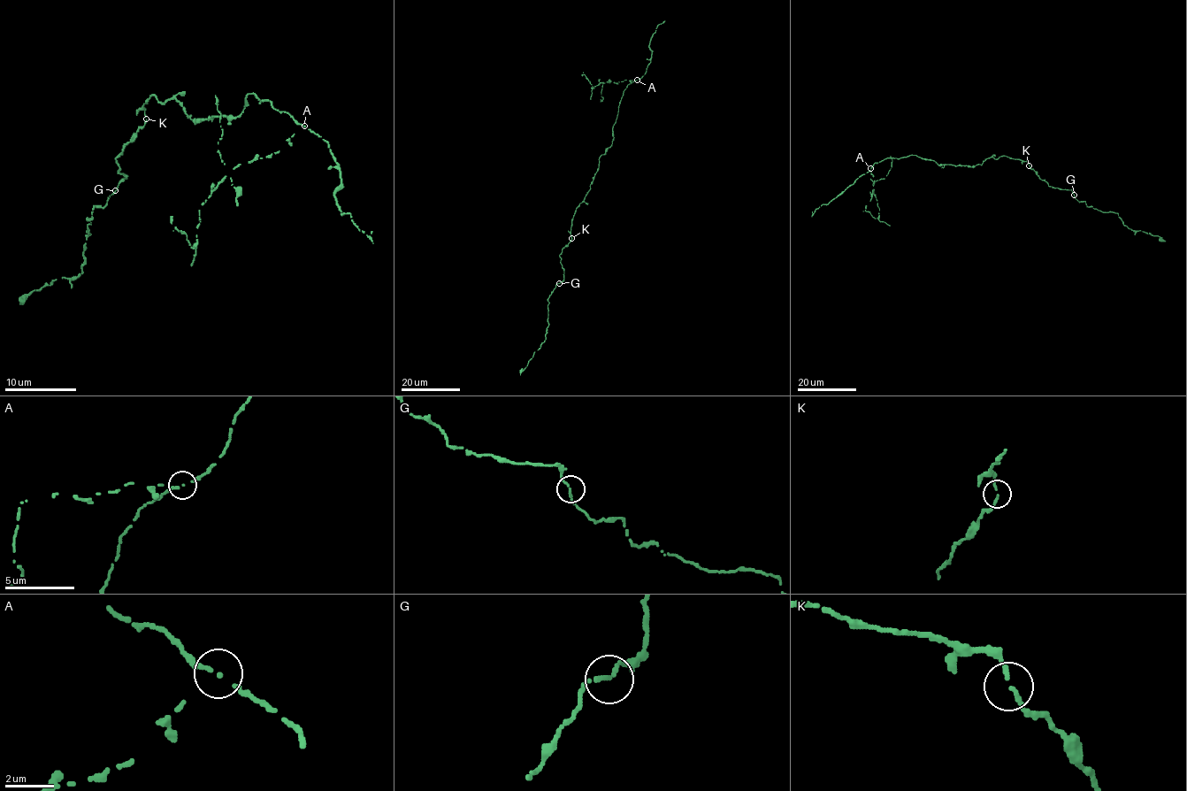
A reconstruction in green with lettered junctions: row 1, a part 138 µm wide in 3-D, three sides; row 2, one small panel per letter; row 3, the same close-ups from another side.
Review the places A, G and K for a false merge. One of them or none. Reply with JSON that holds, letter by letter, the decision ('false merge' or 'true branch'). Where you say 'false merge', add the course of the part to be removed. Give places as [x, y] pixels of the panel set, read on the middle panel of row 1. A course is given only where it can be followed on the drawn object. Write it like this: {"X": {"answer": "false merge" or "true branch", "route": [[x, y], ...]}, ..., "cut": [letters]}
{"A": {"answer": "false merge", "route": [[636, 80], [606, 81], [593, 88], [583, 75]]}, "G": {"answer": "true branch"}, "K": {"answer": "true branch"}, "cut": ["A"]}

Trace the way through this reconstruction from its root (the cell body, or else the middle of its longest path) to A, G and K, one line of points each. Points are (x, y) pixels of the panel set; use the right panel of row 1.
A: (986, 159), (981, 165), (968, 167), (938, 165), (933, 160), (909, 155), (885, 158), (875, 163), (871, 168)
G: (986, 159), (1007, 156), (1026, 161), (1049, 186), (1071, 189), (1074, 195)
K: (986, 159), (1007, 156), (1026, 161), (1029, 165)

